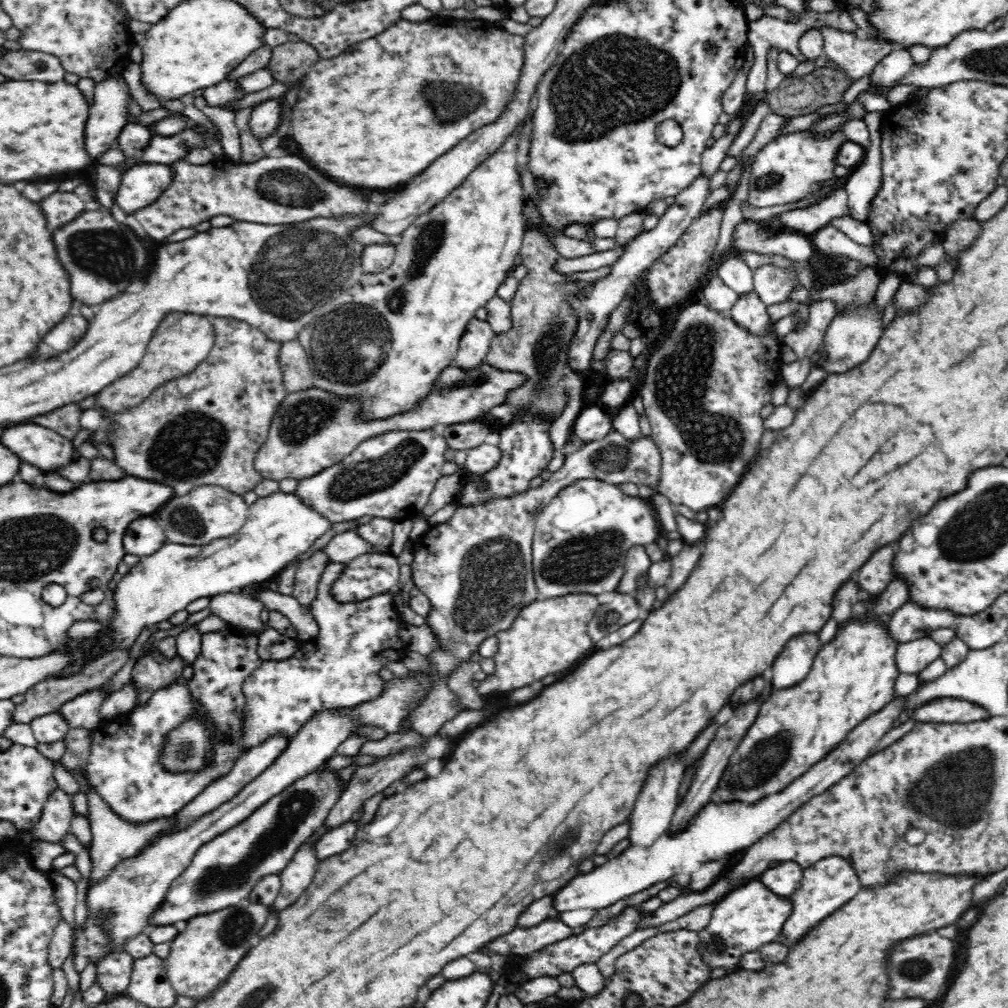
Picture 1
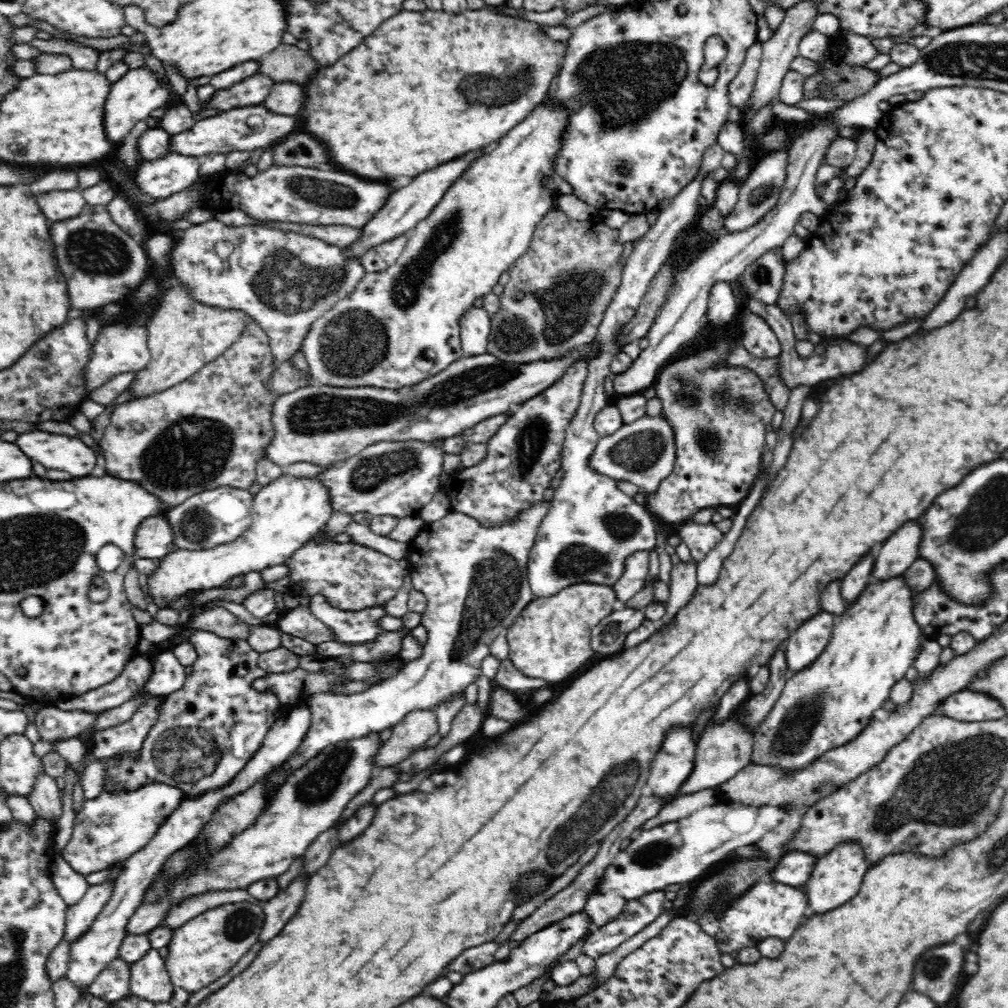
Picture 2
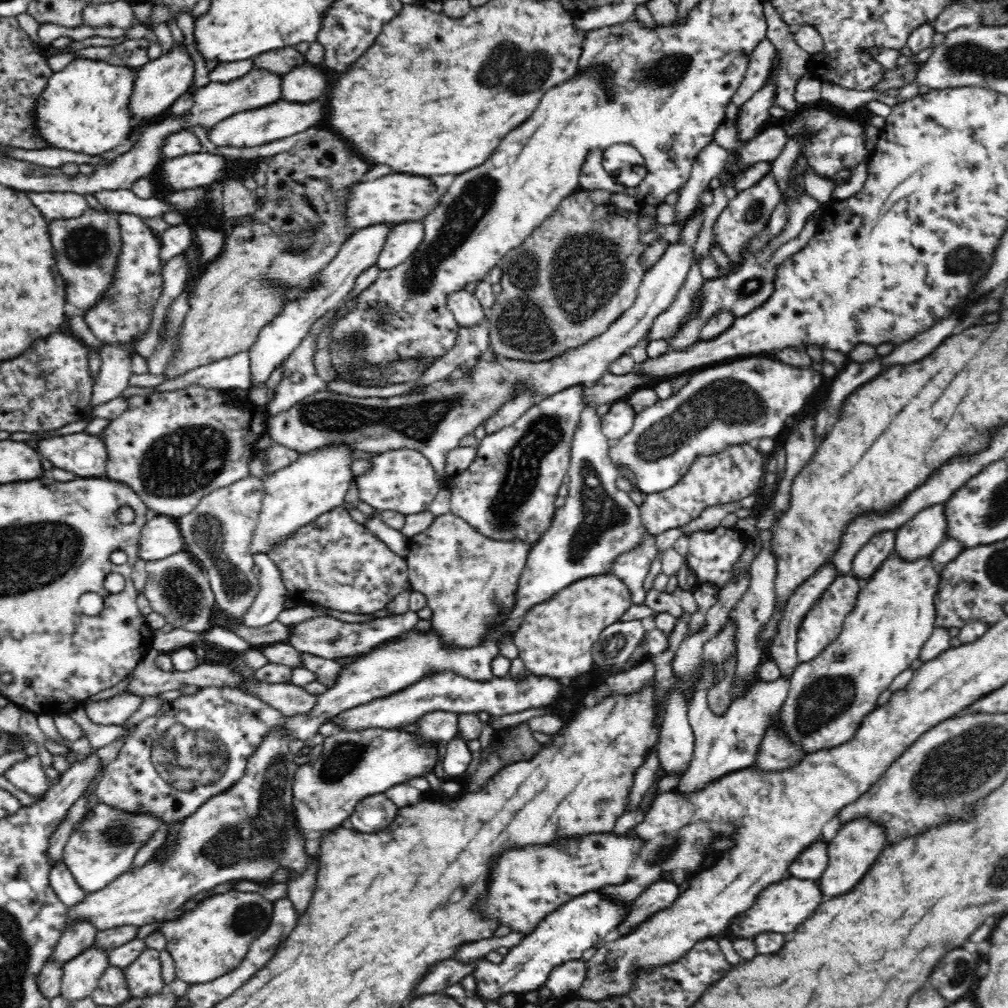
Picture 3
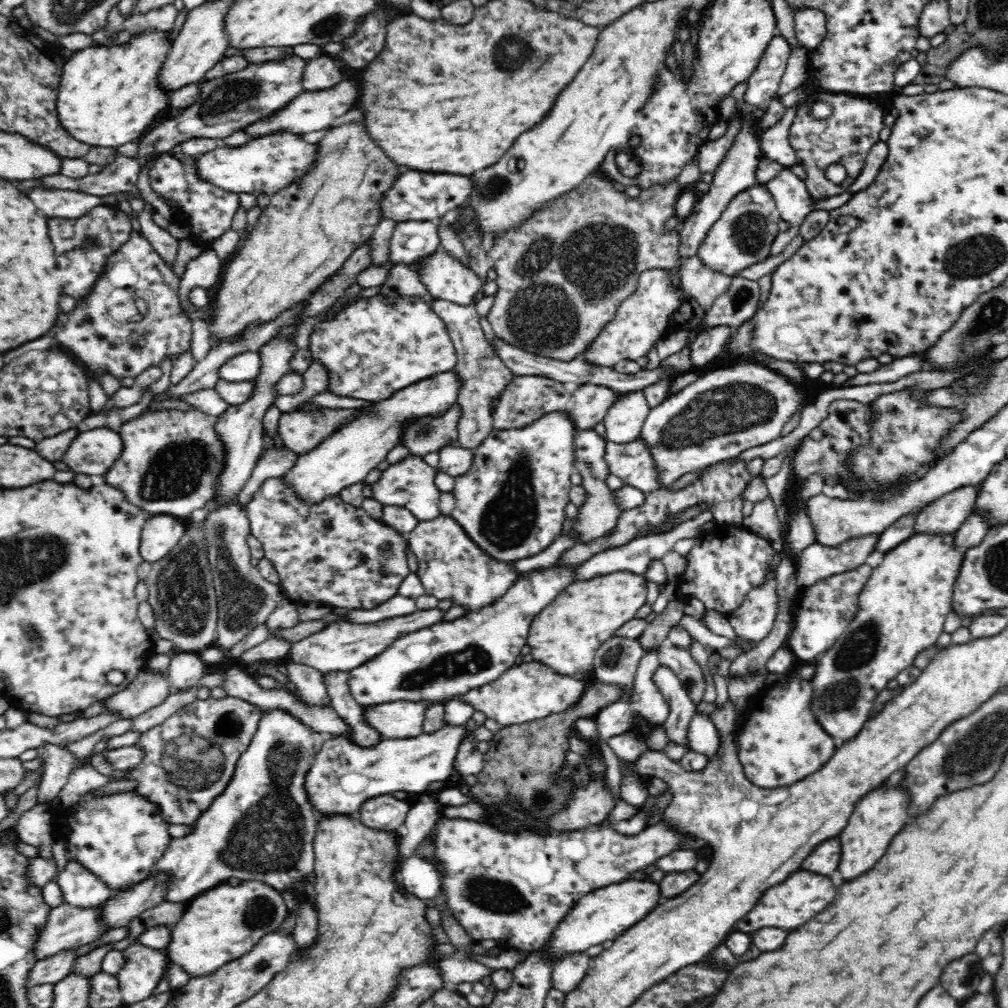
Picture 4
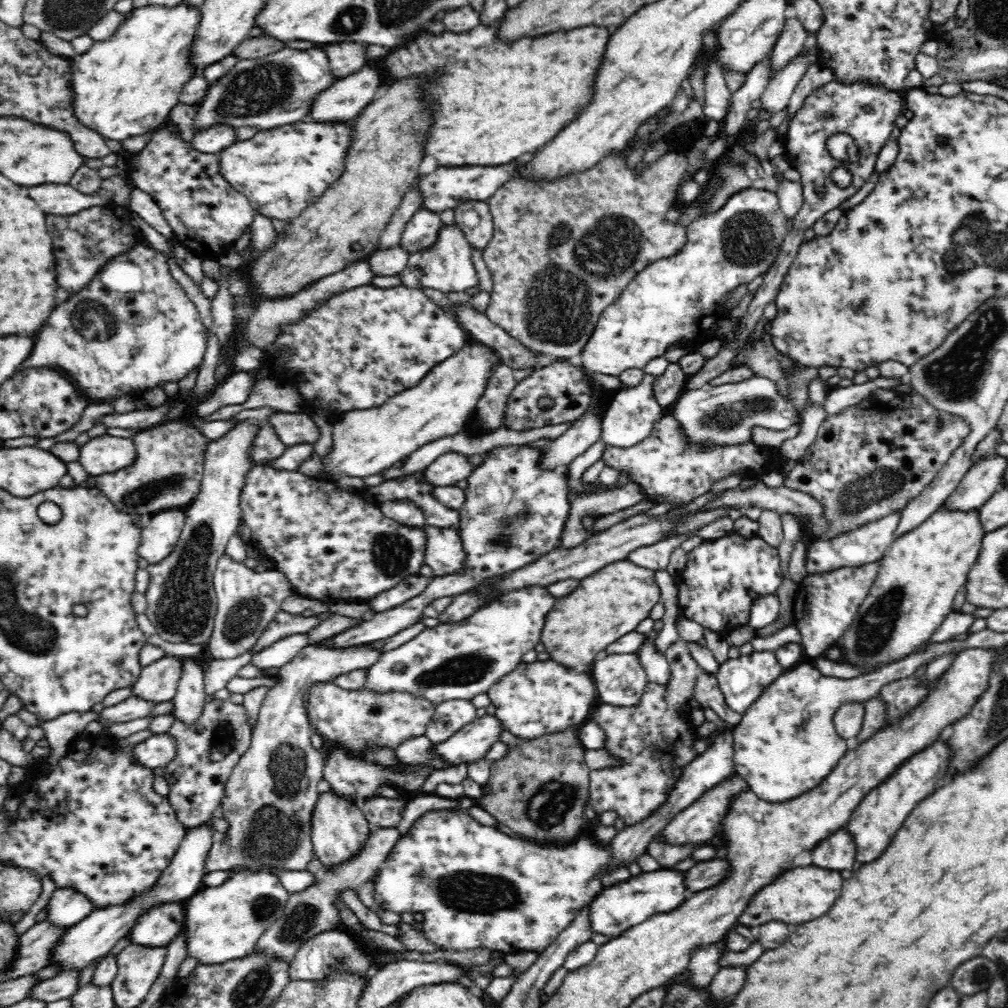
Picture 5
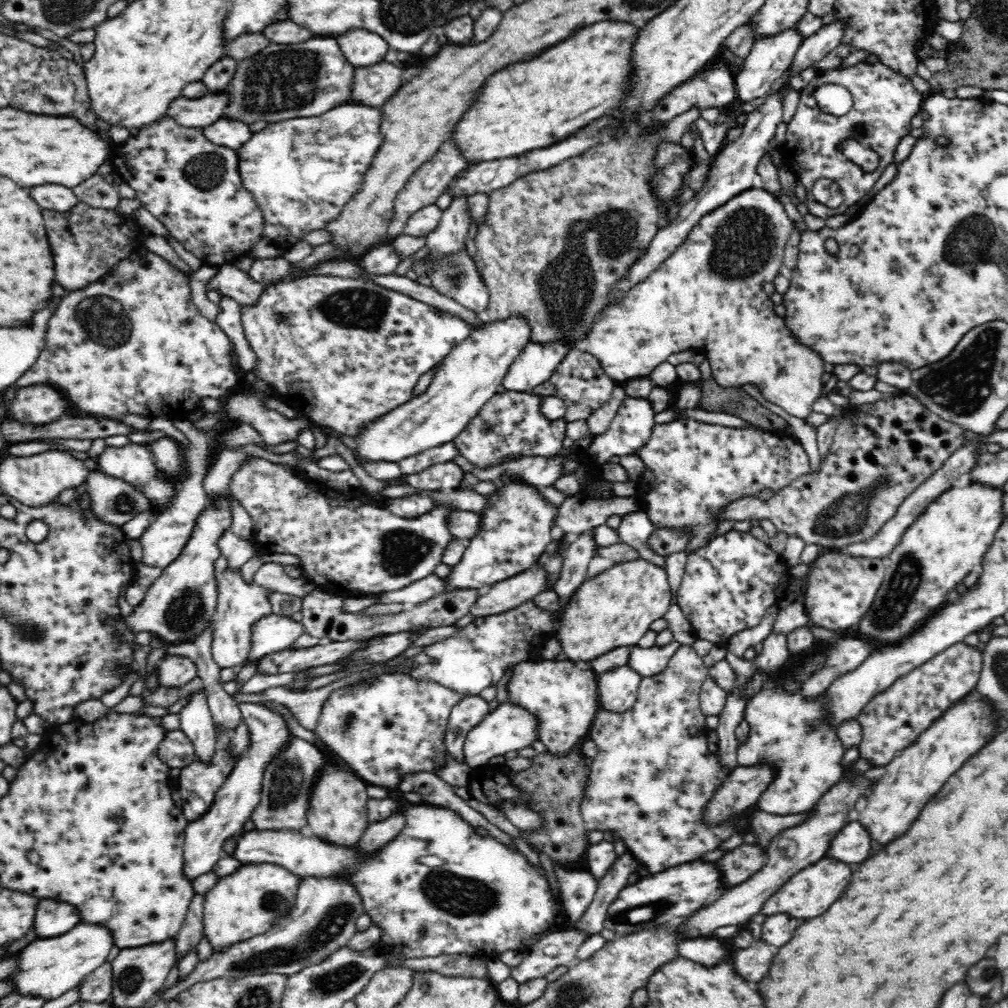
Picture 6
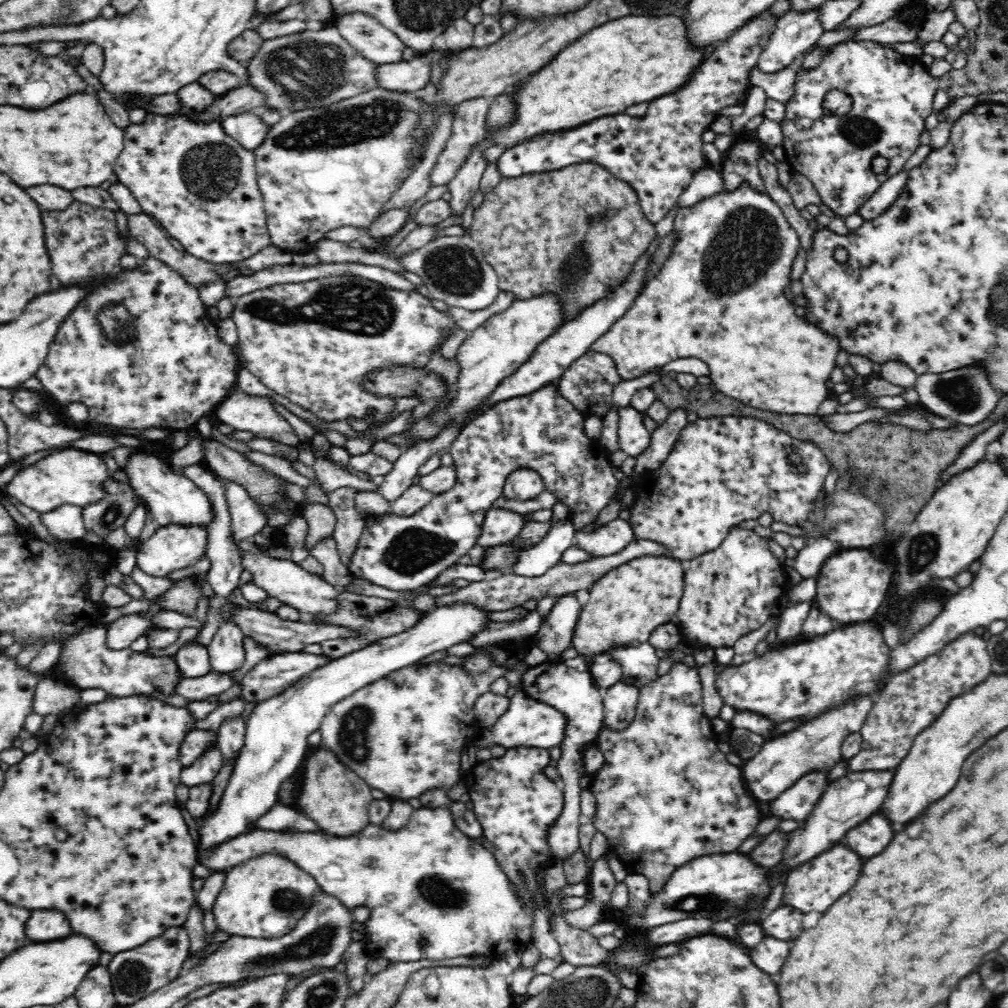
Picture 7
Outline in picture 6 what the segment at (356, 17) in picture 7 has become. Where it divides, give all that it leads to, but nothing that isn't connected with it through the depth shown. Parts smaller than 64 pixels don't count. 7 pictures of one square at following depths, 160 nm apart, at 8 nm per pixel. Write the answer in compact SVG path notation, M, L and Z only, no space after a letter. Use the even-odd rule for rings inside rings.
M352 28L336 37L346 60L356 67L368 67L385 60L391 49L387 40L384 40L373 30Z

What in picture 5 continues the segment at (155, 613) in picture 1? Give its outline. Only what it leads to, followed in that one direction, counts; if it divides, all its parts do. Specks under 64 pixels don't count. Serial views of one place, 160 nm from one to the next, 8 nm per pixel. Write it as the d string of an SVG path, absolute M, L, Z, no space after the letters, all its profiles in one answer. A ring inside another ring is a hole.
M468 339L464 346L446 358L416 386L389 398L382 406L351 410L333 423L332 454L323 458L329 477L347 474L364 478L406 460L425 444L464 431L466 422L484 394L493 368L503 363L495 350L483 342Z

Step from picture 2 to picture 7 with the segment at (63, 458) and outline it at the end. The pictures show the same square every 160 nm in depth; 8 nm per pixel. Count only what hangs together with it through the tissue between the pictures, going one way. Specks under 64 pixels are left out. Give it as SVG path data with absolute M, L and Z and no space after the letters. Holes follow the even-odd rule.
M133 450L125 472L130 476L134 492L147 510L152 512L160 527L168 525L204 527L207 532L209 529L207 526L217 517L209 495L186 475L174 473L168 463L158 459L156 454Z

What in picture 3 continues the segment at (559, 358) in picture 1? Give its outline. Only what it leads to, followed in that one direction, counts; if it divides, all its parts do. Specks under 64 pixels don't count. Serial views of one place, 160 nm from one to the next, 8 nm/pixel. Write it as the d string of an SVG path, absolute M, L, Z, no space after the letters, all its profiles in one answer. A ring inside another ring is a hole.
M578 189L562 201L553 214L550 214L536 229L532 230L532 232L528 234L527 240L524 240L524 243L520 247L510 250L502 258L499 264L501 270L499 283L501 284L502 290L495 296L494 304L492 304L488 311L490 345L498 356L528 362L544 362L550 360L551 358L564 354L568 349L585 345L593 338L599 337L600 334L606 332L626 310L630 310L630 307L635 303L638 287L644 275L650 270L650 268L647 268L644 259L642 259L642 254L646 252L648 245L640 241L641 230L640 227L638 227L638 222L640 222L640 218L644 218L644 216L656 221L657 208L660 205L645 205L640 208L638 212L618 208L610 210L609 206L610 202L600 205L595 204L595 202L591 200L588 191Z

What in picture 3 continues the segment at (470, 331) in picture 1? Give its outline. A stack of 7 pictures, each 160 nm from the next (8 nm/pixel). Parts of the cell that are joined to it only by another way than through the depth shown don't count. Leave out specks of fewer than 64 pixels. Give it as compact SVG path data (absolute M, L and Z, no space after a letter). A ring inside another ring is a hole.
M464 288L448 292L446 304L459 327L470 327L482 321L485 314L488 314L474 293Z

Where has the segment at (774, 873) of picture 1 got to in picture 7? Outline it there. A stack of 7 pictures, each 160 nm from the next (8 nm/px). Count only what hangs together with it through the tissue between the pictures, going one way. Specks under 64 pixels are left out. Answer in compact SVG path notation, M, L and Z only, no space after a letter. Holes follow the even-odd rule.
M879 810L858 826L851 828L843 842L860 856L876 856L892 840L892 826L891 820Z

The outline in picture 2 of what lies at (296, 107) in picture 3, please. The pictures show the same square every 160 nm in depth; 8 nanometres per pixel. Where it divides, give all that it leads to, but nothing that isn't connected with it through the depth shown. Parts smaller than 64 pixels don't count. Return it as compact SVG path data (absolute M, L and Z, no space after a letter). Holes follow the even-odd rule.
M263 104L233 108L197 120L190 130L173 135L171 152L201 158L207 154L227 154L234 150L265 150L267 146L272 147L292 135L290 132L294 130L296 122L296 115L278 114L268 110Z

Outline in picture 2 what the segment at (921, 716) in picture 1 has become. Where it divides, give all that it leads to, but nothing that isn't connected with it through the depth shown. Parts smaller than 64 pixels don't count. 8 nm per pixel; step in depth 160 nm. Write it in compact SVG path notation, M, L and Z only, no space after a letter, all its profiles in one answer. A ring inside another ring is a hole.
M968 689L945 698L937 712L964 722L997 720L1007 715L1005 708L996 698Z

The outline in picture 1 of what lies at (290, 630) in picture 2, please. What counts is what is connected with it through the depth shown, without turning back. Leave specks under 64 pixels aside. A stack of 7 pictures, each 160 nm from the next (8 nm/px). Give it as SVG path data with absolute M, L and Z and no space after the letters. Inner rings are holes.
M322 548L298 565L291 595L297 598L304 609L311 610L311 602L316 598L320 578L330 562L325 549Z

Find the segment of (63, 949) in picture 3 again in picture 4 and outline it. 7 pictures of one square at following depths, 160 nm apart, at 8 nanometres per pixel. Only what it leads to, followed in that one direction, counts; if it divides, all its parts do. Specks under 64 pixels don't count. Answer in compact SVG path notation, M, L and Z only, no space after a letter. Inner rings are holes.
M70 949L53 957L36 961L32 966L31 972L28 972L26 978L26 990L41 984L53 984L60 982L60 979L66 978L72 970L72 962L76 962L76 949Z

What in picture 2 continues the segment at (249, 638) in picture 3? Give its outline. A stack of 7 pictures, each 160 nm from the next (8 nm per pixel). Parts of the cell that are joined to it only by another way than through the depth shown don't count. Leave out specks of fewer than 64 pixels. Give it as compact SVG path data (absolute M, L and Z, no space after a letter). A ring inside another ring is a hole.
M218 605L198 613L184 627L187 632L190 632L190 630L204 630L225 639L240 639L244 641L248 640L251 628L252 626L238 619L226 608Z

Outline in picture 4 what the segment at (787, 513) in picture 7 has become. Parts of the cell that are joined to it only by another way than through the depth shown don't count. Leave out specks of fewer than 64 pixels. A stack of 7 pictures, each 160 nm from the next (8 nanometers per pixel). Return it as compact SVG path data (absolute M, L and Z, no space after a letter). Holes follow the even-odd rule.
M643 438L627 443L615 443L606 440L605 462L611 473L619 476L624 485L634 486L634 488L638 488L638 490L645 493L664 489L663 484L659 481L658 463L654 461L651 448L649 448L649 444Z

